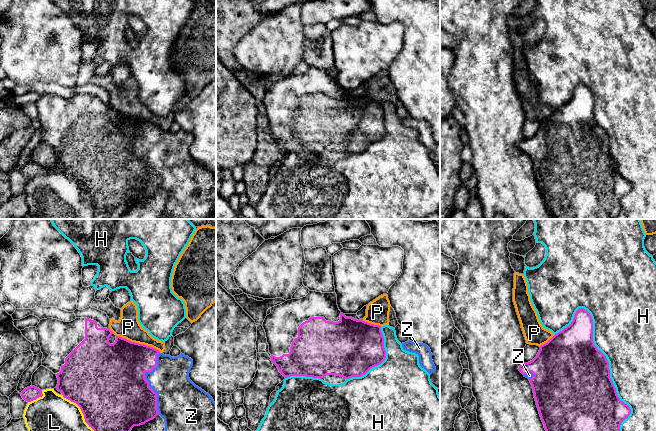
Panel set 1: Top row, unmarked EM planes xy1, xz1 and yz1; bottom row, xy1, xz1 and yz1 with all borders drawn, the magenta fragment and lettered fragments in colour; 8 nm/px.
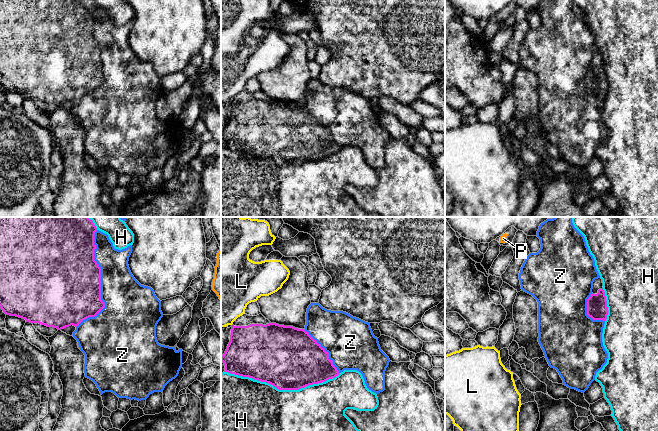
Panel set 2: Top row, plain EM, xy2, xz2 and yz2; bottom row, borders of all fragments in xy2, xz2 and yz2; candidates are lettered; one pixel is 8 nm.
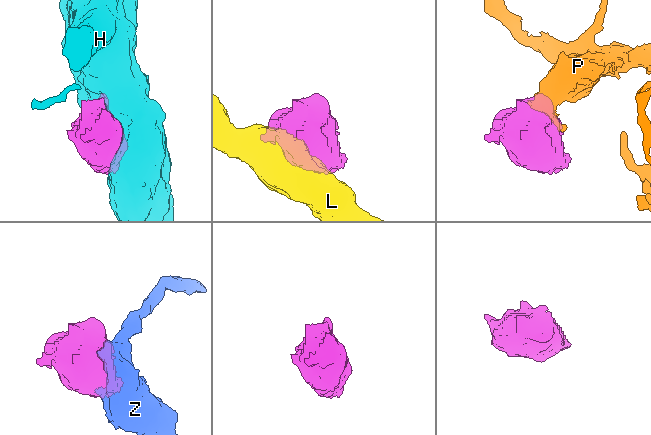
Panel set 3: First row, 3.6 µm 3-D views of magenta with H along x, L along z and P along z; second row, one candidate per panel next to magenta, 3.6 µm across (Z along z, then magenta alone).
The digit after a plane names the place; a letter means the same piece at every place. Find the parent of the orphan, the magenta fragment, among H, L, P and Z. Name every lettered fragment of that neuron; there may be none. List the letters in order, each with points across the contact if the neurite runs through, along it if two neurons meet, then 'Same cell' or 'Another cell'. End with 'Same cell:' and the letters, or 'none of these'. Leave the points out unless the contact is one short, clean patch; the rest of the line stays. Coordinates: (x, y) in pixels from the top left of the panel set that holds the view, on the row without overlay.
H: Another cell
L: Another cell
P: Another cell
Z: Same cell
Same cell: Z

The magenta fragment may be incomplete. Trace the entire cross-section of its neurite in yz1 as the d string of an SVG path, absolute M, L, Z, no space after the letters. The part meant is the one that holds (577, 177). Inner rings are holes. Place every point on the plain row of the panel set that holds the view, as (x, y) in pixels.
M579 84L569 102L555 110L547 119L540 122L537 132L528 139L522 139L519 147L528 154L534 169L536 181L544 200L547 211L553 219L615 219L620 212L620 201L631 189L630 183L617 171L616 164L610 154L609 138L606 132L597 125L593 118L593 96L590 89L584 84Z

